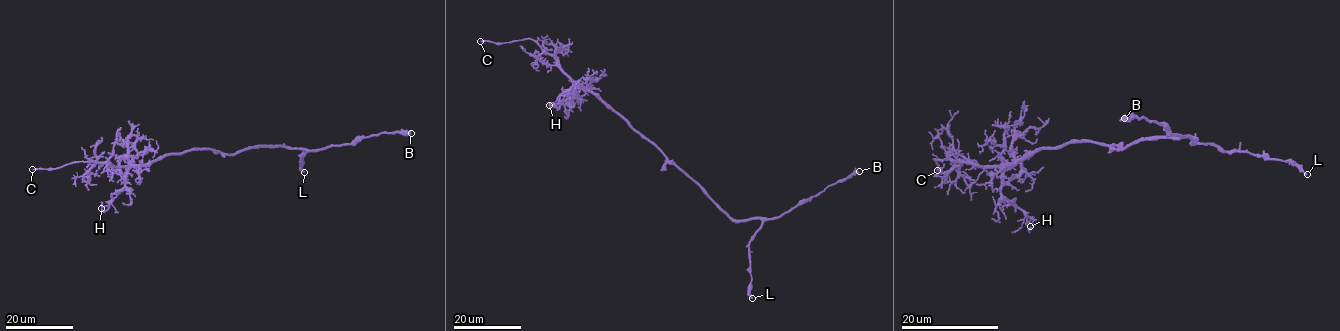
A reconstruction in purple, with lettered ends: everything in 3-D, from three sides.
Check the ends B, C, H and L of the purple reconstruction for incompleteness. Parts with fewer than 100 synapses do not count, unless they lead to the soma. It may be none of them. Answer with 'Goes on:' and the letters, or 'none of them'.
Goes on: C

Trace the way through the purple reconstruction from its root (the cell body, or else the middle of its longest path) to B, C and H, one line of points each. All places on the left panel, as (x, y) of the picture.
B: (218, 151), (235, 154), (261, 146), (321, 150), (349, 145), (380, 133), (411, 133)
C: (218, 151), (190, 149), (164, 154), (140, 165), (75, 162), (55, 168), (32, 169)
H: (218, 151), (190, 149), (133, 165), (127, 172), (125, 184), (112, 194), (109, 207), (105, 211), (101, 208)

